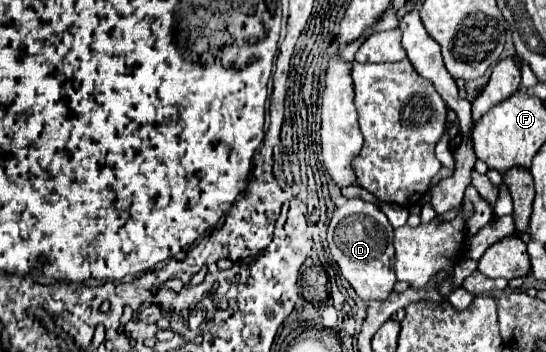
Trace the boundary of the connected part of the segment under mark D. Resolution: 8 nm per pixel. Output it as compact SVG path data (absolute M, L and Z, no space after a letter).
M350 198L342 206L336 206L332 214L326 232L330 254L336 260L342 276L364 302L386 300L396 284L392 238L394 230L388 218L372 202L364 202L362 198Z

